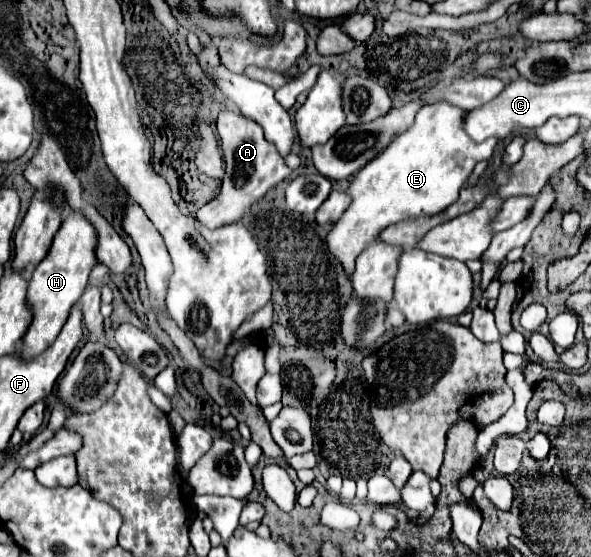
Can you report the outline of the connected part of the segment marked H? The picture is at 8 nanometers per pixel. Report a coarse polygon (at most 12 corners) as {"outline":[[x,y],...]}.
{"outline":[[73,211],[29,281],[31,361],[83,295],[95,229]]}

